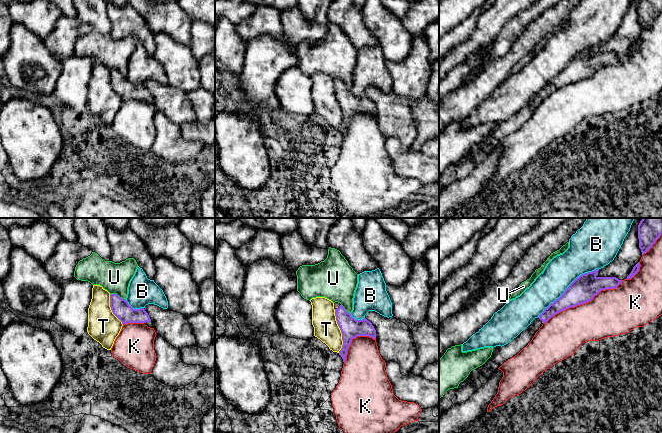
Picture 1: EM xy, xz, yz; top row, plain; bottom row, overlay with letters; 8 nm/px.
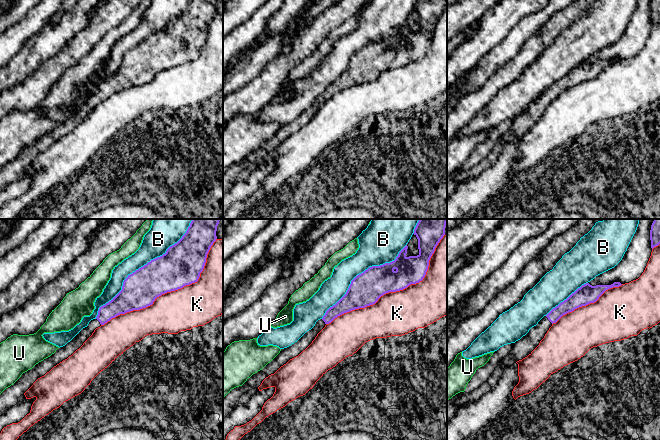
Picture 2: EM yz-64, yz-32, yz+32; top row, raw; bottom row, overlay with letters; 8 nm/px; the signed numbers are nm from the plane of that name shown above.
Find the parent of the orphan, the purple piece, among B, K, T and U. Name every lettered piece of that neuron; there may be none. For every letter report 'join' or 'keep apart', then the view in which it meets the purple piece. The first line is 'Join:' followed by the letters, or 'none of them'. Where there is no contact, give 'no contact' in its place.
Join: none of them
B: keep apart; contact in yz
K: keep apart; contact in yz
T: keep apart; contact in xz
U: keep apart; contact in xy

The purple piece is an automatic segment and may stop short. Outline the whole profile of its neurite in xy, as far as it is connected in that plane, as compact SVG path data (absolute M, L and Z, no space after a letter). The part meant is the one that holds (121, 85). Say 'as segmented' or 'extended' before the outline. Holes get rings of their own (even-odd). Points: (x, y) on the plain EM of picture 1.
extended; M110 70L110 83L122 100L144 99L148 103L154 104L144 84L133 85L125 75L120 74L117 70Z

